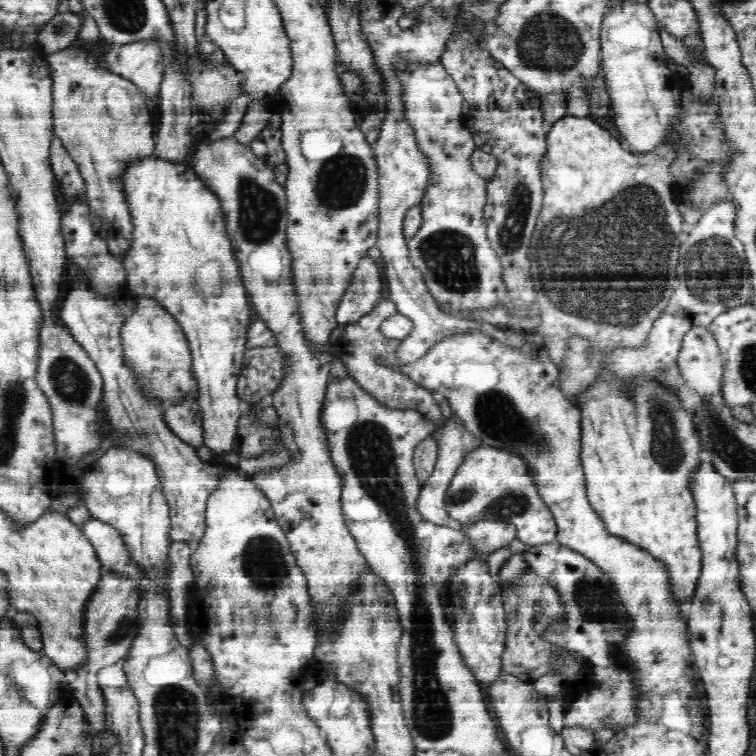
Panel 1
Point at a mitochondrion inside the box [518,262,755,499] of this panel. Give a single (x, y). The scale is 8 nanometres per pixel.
(666, 448)

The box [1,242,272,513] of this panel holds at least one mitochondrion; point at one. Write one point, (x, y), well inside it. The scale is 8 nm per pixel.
(72, 384)

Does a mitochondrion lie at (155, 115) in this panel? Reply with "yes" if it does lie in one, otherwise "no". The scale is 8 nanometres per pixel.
no

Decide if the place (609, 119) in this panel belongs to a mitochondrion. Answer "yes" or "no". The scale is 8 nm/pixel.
no

